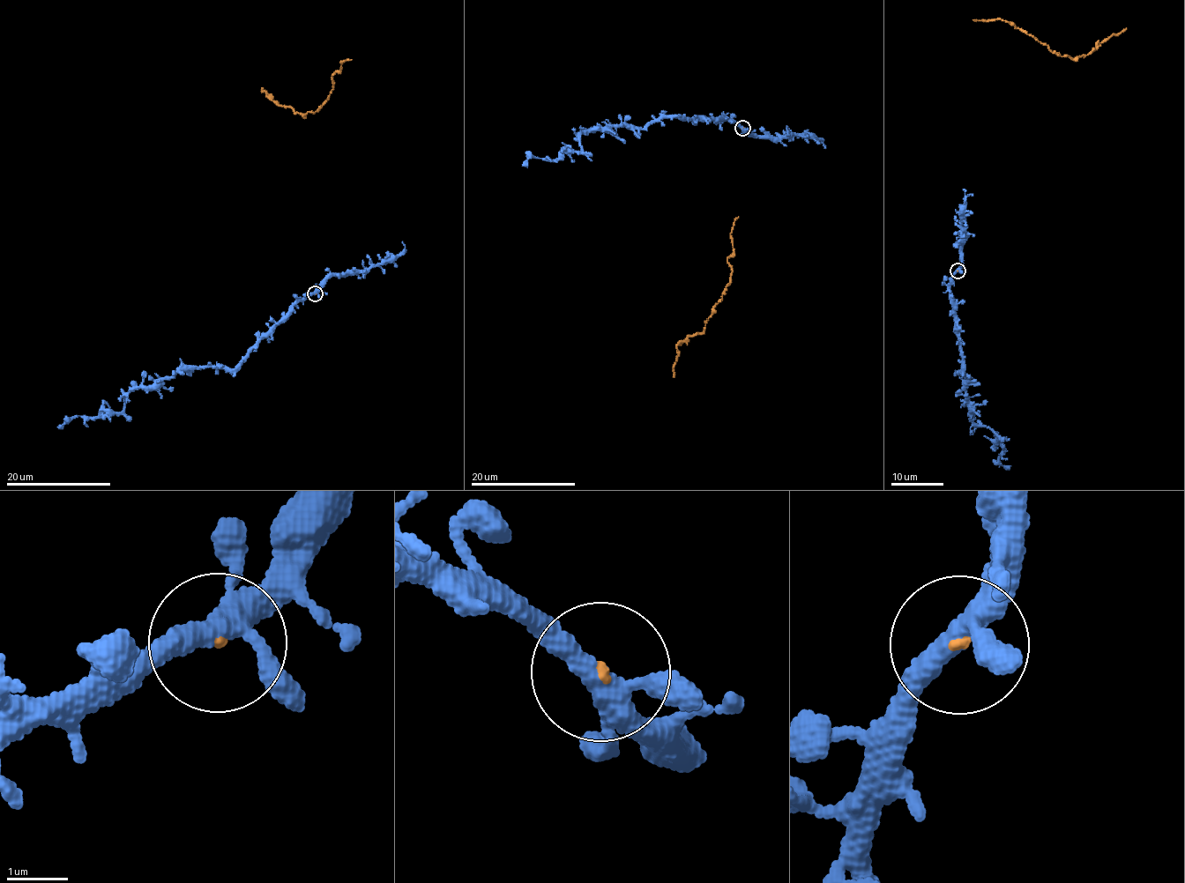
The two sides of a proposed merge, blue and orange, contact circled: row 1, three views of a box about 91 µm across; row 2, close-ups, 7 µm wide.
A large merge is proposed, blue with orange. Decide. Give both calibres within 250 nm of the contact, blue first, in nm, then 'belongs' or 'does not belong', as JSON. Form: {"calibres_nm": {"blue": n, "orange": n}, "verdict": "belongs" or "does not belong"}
{"calibres_nm": {"blue": 320, "orange": 60}, "verdict": "belongs"}

